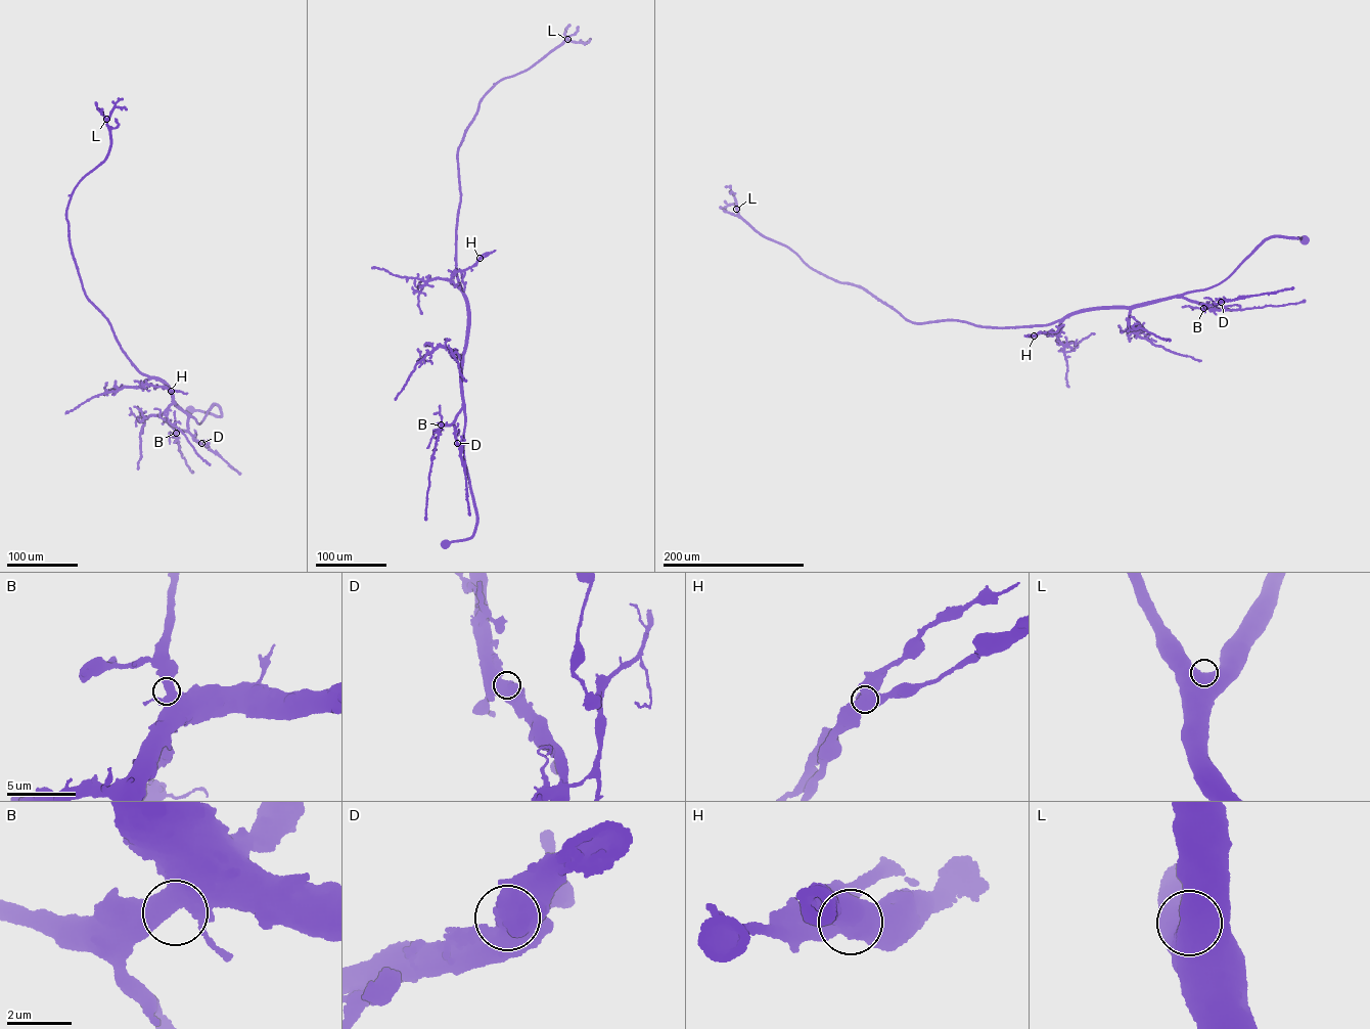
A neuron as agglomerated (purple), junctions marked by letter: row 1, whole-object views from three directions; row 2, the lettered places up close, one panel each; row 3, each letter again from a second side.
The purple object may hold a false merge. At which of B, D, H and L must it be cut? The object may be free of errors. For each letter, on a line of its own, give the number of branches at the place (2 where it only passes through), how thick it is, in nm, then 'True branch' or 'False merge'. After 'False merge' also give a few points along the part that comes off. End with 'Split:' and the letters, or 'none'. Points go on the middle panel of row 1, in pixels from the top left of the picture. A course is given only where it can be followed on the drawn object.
B: Branches: 2. Thickness 700 nm. True branch
D: Branches: 3. Thickness 650 nm. True branch
H: Branches: 3. Thickness 700 nm. False merge. Course of the part to remove: (480, 258), (495, 250)
L: Branches: 3. Thickness 480 nm. True branch
Split: H

